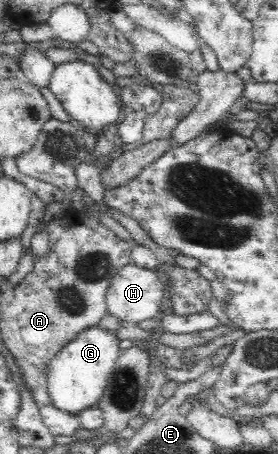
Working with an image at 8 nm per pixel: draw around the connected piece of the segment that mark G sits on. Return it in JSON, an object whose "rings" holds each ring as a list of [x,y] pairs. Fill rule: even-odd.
{"rings":[[[91,325],[53,356],[47,366],[46,377],[49,383],[49,396],[57,409],[77,416],[83,409],[97,404],[101,399],[108,375],[122,350],[116,332],[102,329],[99,325]]]}

